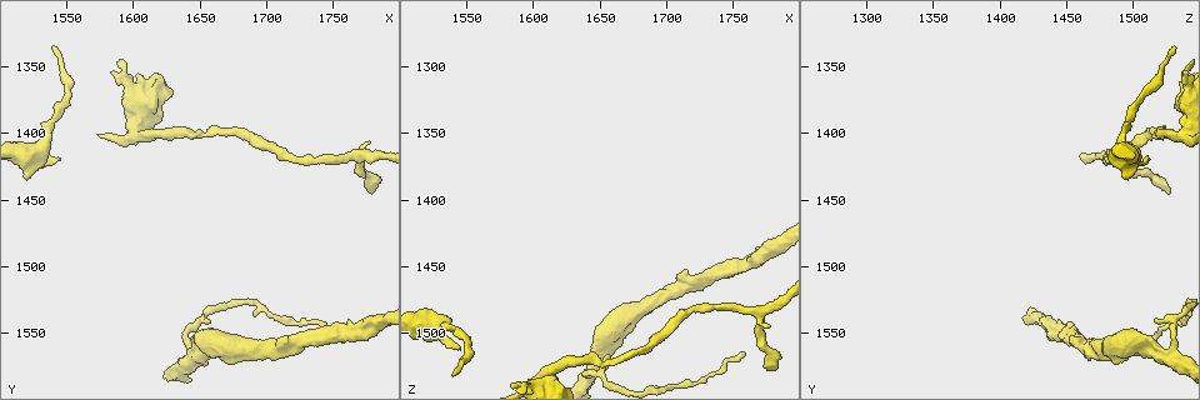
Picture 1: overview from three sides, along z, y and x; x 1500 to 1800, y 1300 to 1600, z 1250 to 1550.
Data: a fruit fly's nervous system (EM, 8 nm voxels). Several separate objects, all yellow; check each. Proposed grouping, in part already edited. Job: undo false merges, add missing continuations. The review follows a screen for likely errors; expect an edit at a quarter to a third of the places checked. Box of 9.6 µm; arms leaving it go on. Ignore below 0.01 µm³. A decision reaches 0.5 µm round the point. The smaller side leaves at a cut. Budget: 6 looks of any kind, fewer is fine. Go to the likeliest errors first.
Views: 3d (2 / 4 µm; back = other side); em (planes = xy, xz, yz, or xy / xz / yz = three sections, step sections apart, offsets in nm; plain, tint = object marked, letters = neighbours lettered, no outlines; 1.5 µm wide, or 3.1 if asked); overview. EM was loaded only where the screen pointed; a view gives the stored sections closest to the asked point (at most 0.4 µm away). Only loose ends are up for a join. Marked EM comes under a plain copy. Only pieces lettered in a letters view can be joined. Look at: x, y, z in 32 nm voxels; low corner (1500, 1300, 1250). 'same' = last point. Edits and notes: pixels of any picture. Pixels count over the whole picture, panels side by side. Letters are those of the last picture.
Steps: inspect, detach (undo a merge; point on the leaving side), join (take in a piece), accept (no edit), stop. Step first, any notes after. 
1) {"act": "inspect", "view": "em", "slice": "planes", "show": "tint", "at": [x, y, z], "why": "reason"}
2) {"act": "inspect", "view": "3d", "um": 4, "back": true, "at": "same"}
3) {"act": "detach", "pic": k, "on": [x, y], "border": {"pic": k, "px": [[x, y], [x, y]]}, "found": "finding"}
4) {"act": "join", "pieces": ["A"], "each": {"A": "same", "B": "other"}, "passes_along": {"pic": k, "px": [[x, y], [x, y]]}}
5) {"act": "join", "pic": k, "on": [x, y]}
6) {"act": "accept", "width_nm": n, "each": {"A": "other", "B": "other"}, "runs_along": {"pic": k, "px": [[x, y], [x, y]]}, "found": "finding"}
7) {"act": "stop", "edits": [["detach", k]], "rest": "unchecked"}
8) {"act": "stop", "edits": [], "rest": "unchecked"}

{"act": "inspect", "view": "em", "slice": "planes", "show": "letters", "at": [1780, 1444, 1526], "why": "branch stops here"}

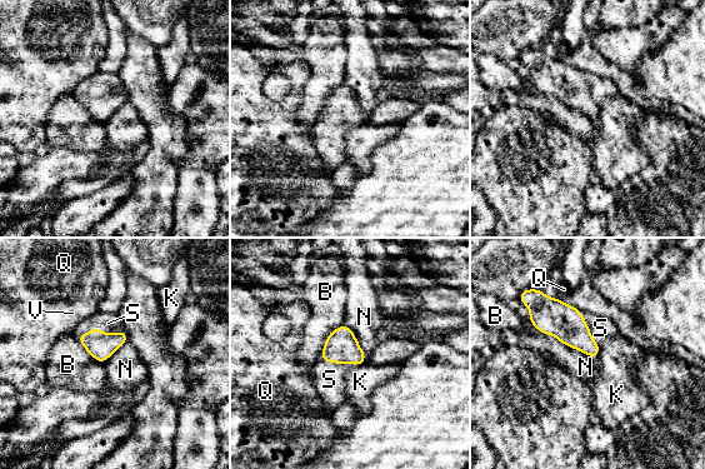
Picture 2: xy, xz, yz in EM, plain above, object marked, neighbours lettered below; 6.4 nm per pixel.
{"act": "join", "pieces": ["S"], "longest_contact_nm": ["N", 460], "each": {"B": "other", "K": "other", "N": "other", "Q": "other", "S": "same", "V": "other"}, "passes_along": {"pic": 2, "px": [[100, 345], [99, 329], [108, 323]]}, "found": "the neuron continues"}

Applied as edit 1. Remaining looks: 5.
{"act": "inspect", "view": "overview"}

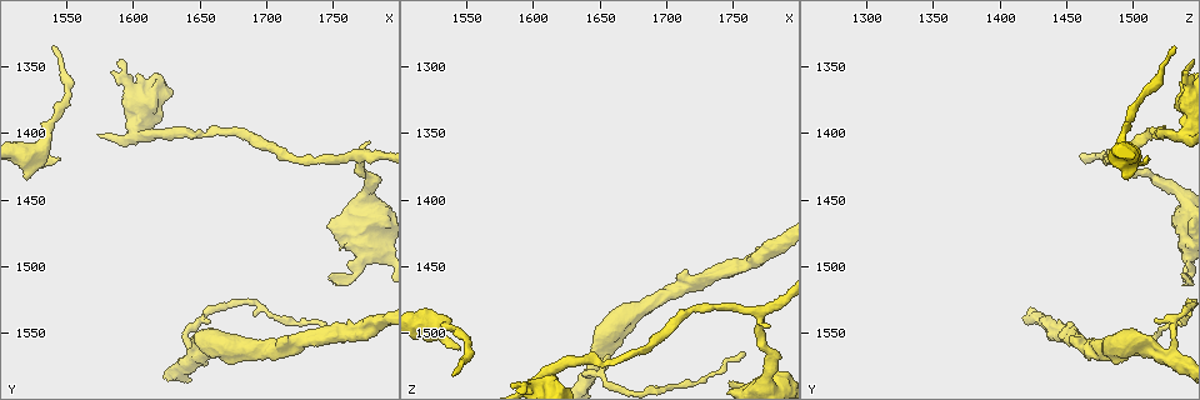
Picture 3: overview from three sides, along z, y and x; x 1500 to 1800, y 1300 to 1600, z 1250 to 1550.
{"act": "inspect", "view": "3d", "um": 2, "at": [1538, 1338, 1532], "why": "an open end"}

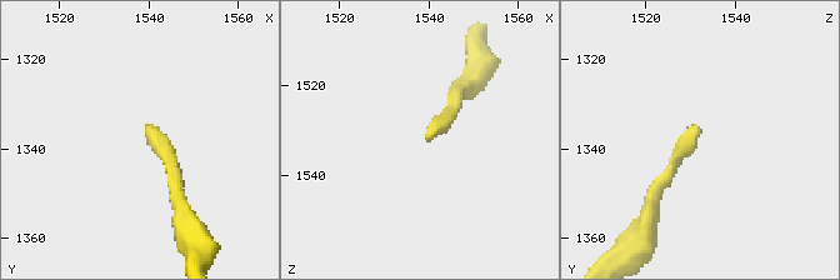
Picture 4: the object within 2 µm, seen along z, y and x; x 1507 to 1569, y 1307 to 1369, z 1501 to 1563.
{"act": "inspect", "view": "em", "slice": "planes", "show": "letters", "at": [1540, 1335, 1531], "why": "need the tissue"}

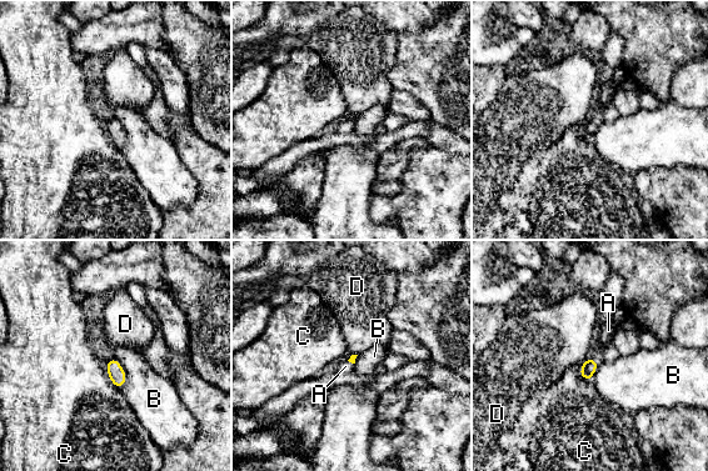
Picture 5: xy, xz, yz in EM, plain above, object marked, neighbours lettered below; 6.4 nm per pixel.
{"act": "join", "pieces": ["A"], "each": {"A": "same", "B": "other", "C": "other", "D": "other"}, "passes_along": {"pic": 5, "px": [[588, 367], [594, 360], [608, 330]]}, "found": "the neuron continues"}

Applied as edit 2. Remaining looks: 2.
{"act": "inspect", "view": "em", "slice": "xy", "step": 4, "show": "letters", "at": [1542, 1418, 1512], "why": "an open end"}

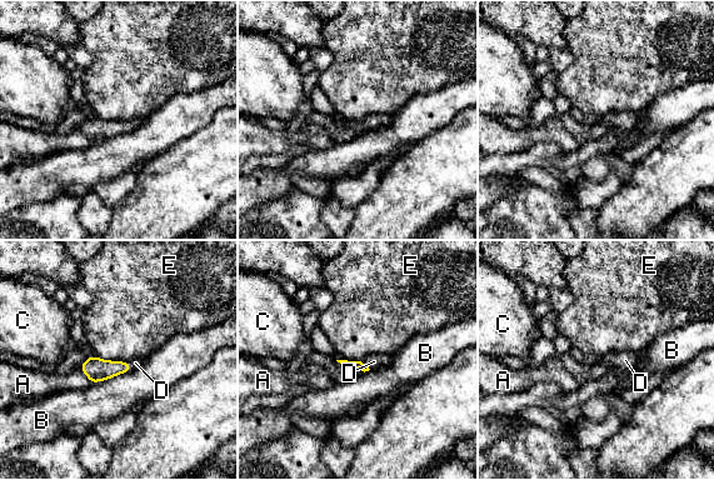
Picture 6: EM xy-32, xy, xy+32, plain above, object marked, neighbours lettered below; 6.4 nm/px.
{"act": "join", "pieces": ["D"], "each": {"A": "other", "B": "other", "C": "other", "D": "same", "E": "other"}, "found": "the neuron continues"}

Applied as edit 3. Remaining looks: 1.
{"act": "stop", "edits": [["join", 2], ["join", 5], ["join", 6]], "rest": "unchecked"}

